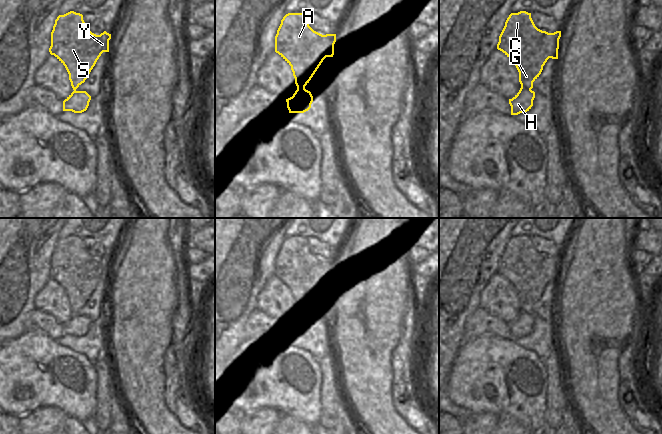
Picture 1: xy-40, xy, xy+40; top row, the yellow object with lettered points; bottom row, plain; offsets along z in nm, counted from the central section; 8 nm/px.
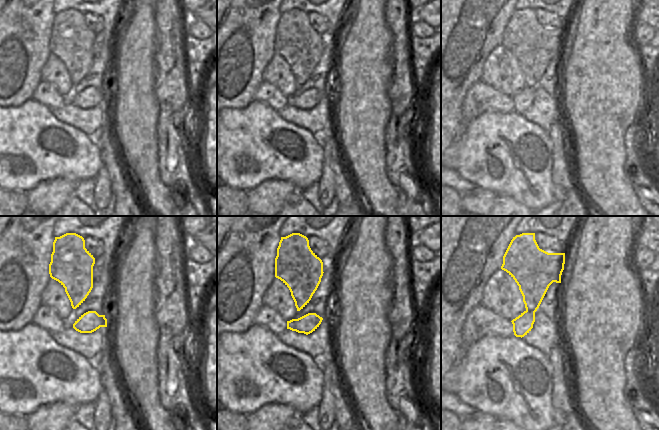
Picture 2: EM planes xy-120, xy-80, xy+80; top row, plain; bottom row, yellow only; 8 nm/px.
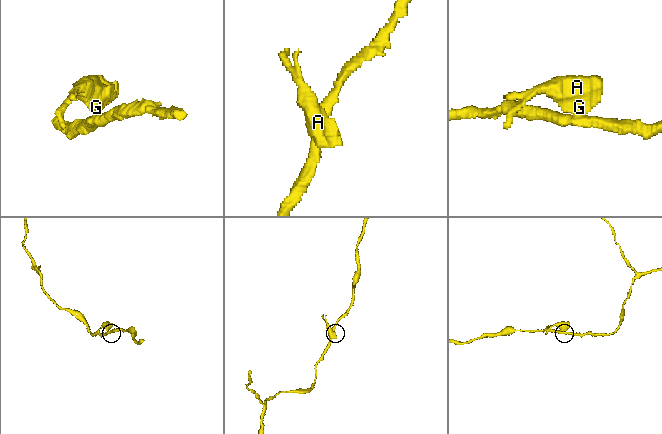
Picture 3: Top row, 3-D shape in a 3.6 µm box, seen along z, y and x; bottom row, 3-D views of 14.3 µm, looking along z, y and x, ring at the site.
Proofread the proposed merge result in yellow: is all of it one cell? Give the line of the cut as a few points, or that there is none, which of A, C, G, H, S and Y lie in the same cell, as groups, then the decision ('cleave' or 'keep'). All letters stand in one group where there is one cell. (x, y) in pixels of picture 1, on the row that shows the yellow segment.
xy+40 (521, 86), (530, 89) | A C G S Y / H | cleave

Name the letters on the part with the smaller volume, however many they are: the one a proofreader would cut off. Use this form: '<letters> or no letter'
A, C, G, S, Y

